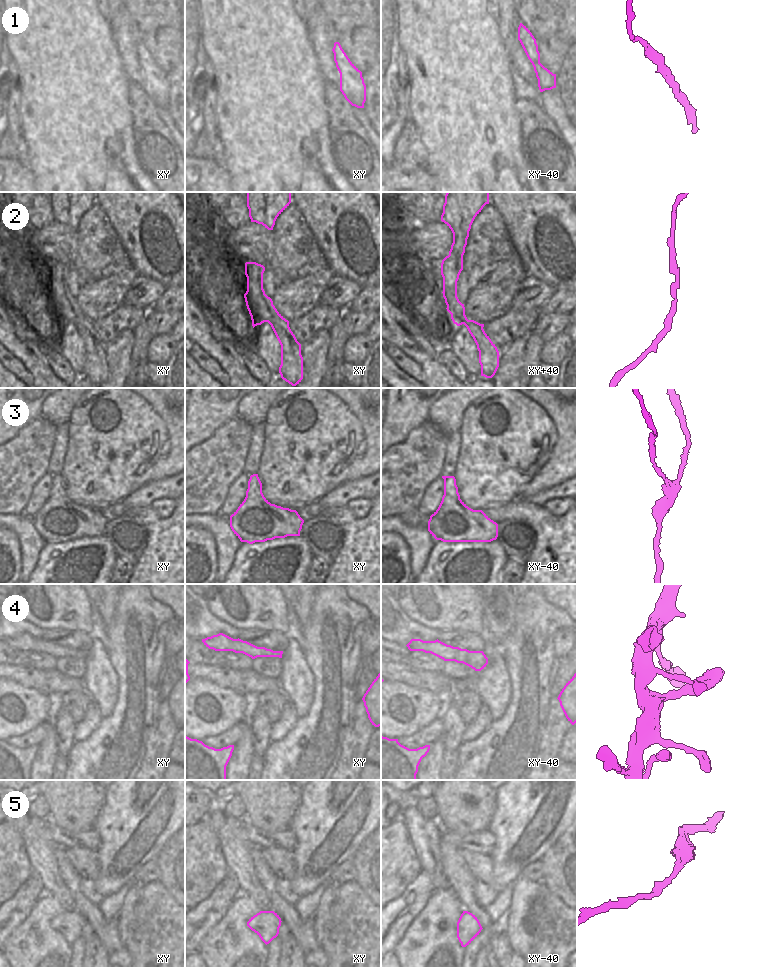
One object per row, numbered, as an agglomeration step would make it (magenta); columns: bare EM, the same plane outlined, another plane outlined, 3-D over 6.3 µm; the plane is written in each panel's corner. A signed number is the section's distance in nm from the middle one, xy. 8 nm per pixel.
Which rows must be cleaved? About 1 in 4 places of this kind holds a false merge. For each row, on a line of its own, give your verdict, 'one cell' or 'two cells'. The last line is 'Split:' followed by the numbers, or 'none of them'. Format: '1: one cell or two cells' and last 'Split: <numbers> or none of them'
1: one cell
2: one cell
3: one cell
4: one cell
5: one cell
Split: none of them

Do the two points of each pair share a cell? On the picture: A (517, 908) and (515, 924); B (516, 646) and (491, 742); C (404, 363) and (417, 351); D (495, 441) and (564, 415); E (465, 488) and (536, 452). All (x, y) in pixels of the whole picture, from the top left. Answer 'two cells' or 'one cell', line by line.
A: one cell
B: one cell
C: two cells
D: two cells
E: one cell

